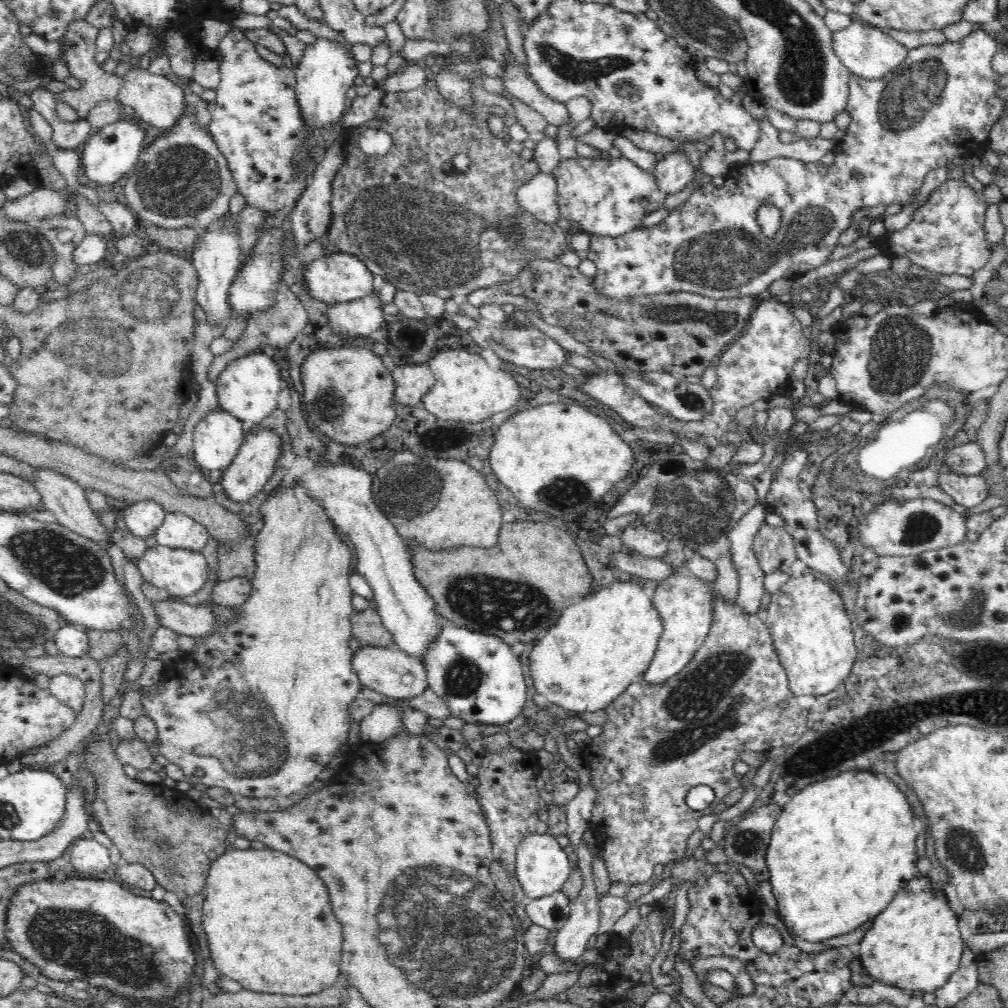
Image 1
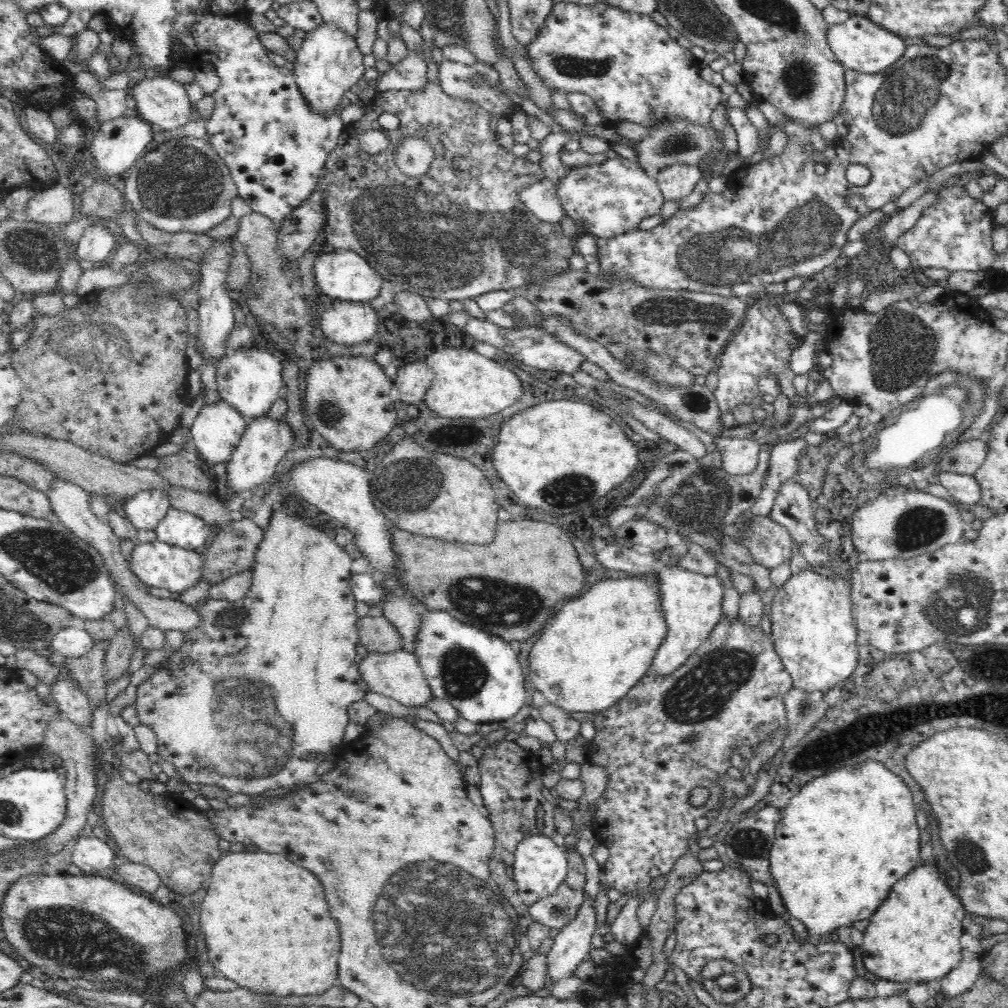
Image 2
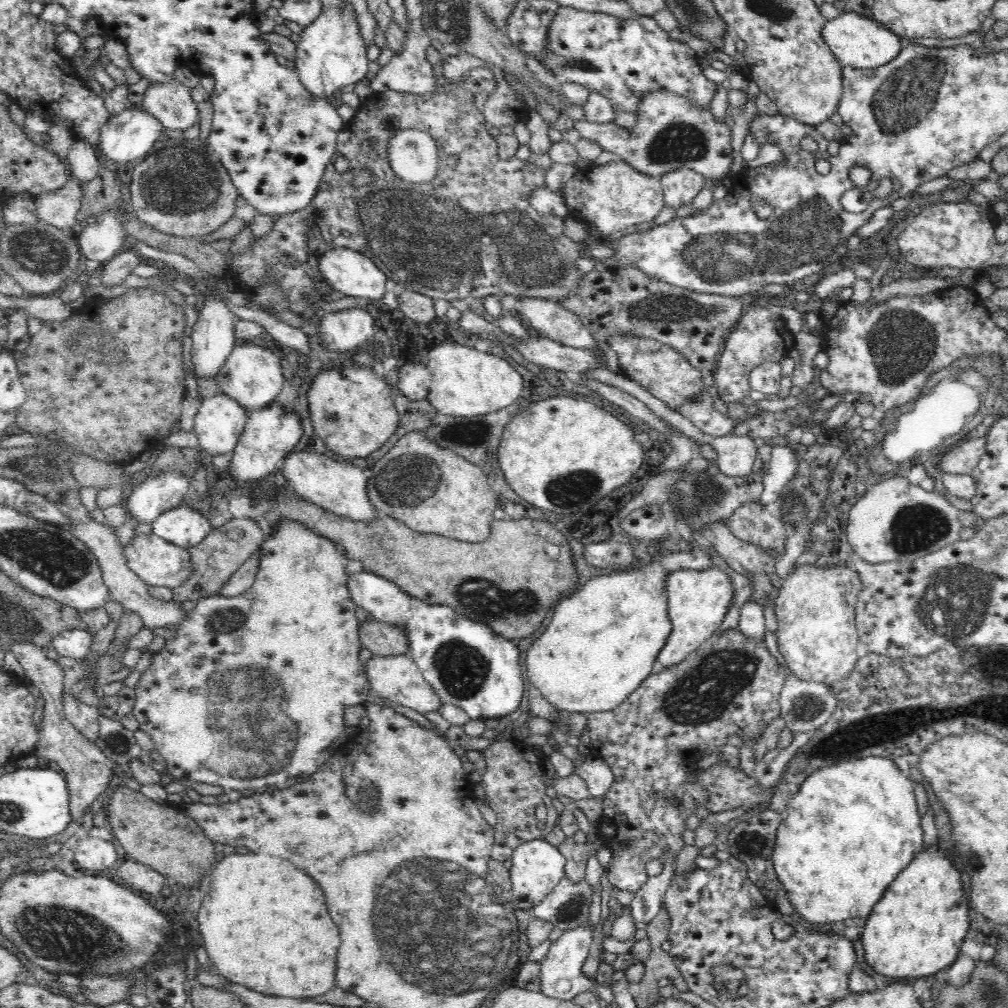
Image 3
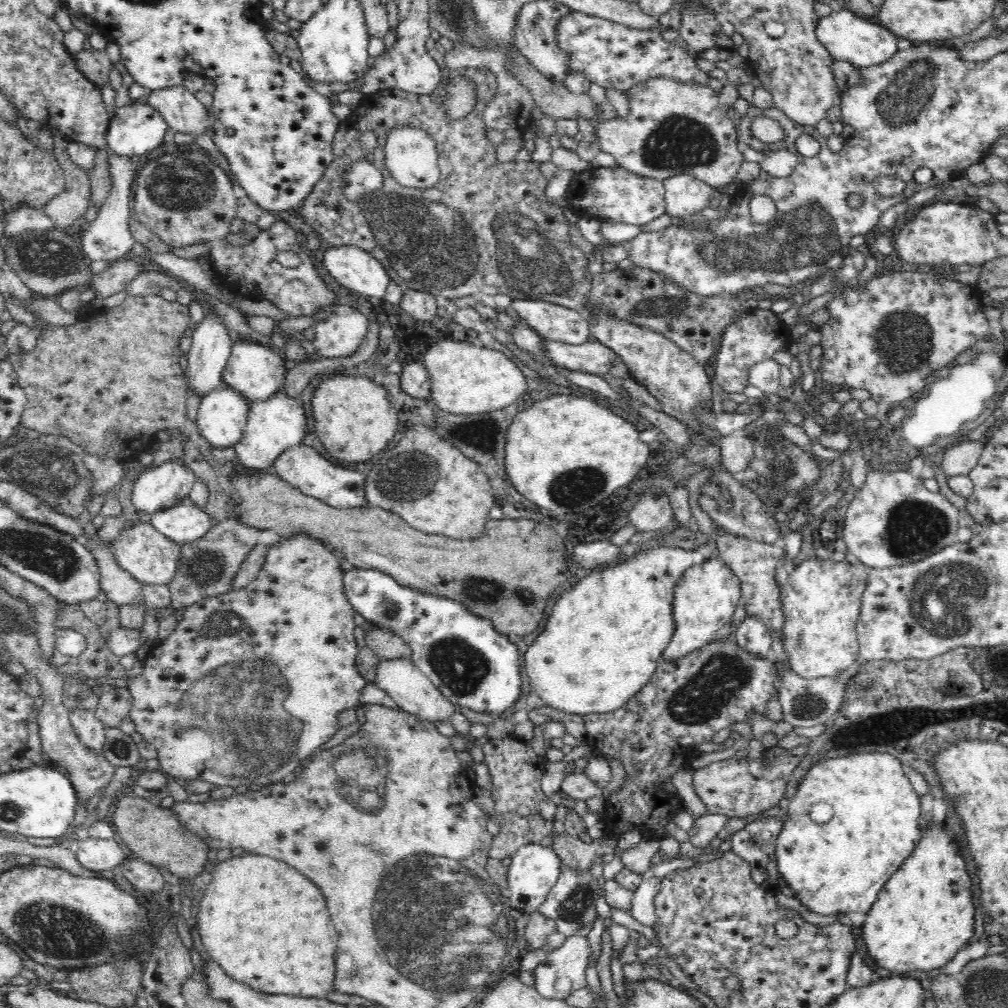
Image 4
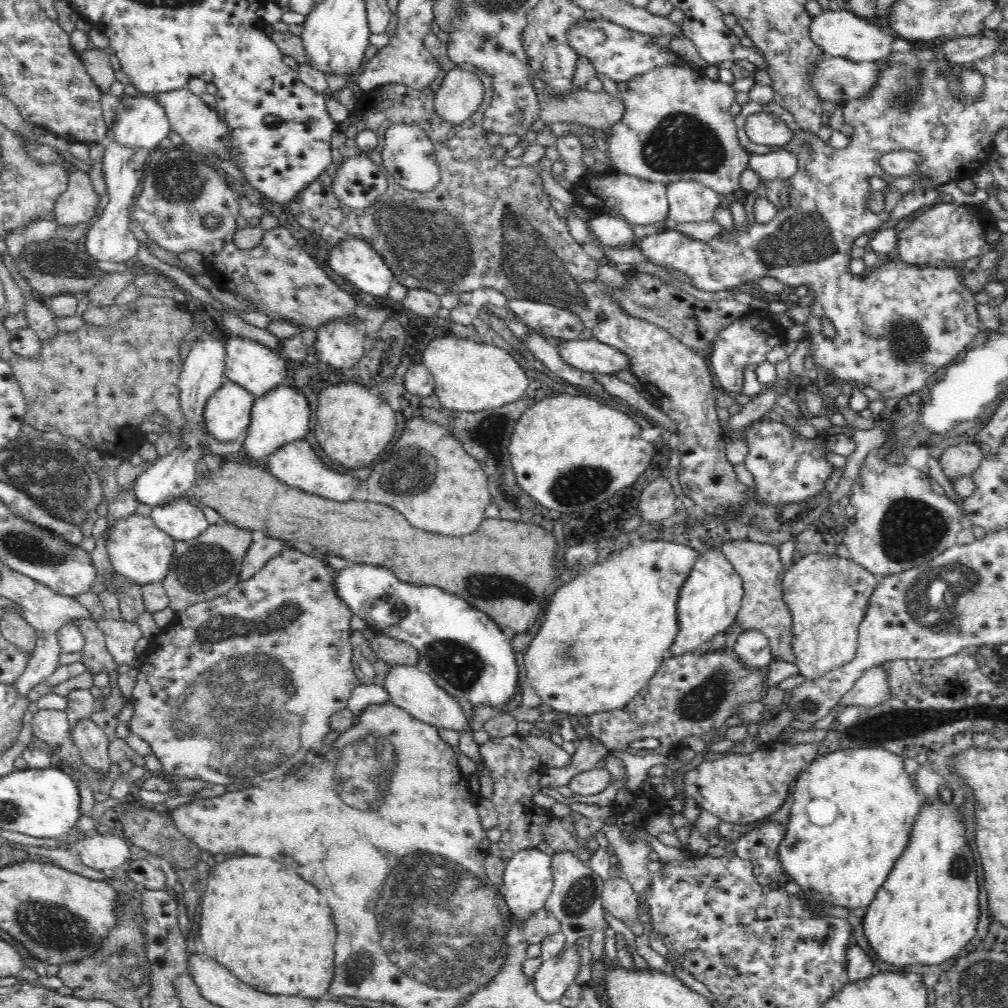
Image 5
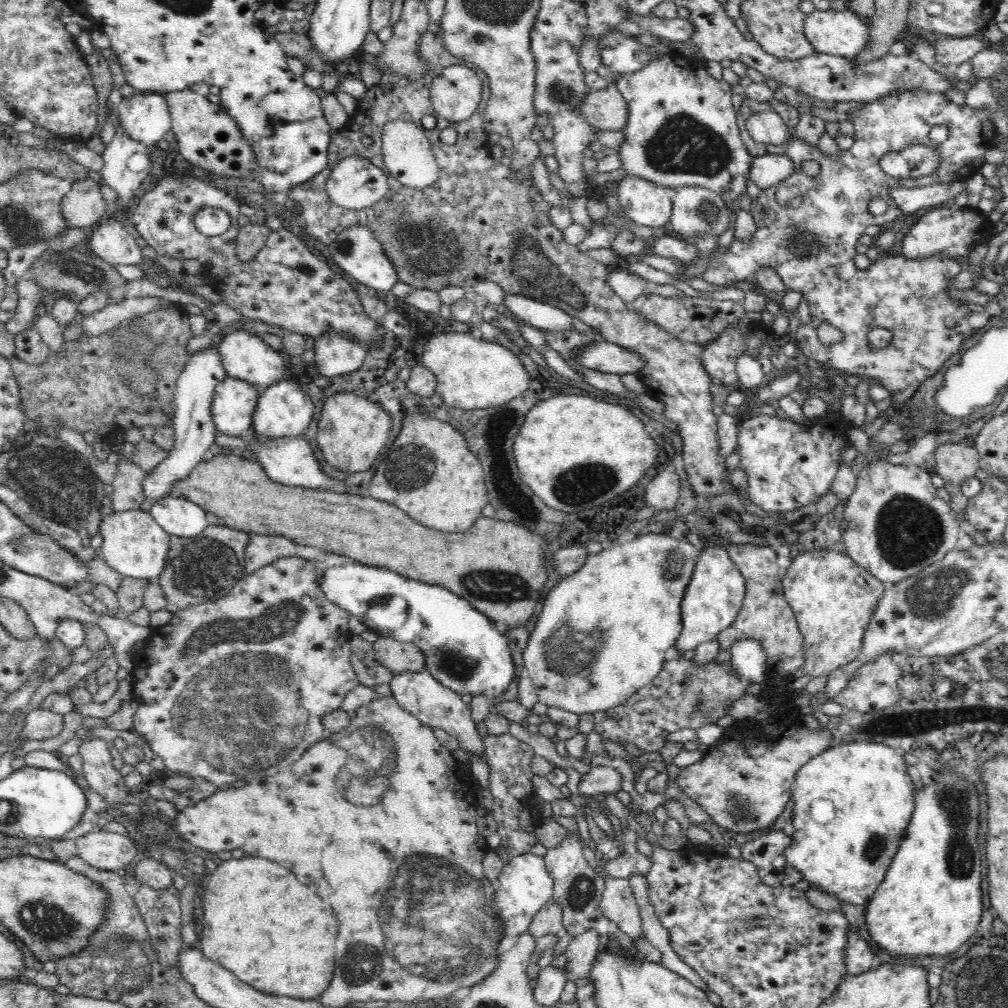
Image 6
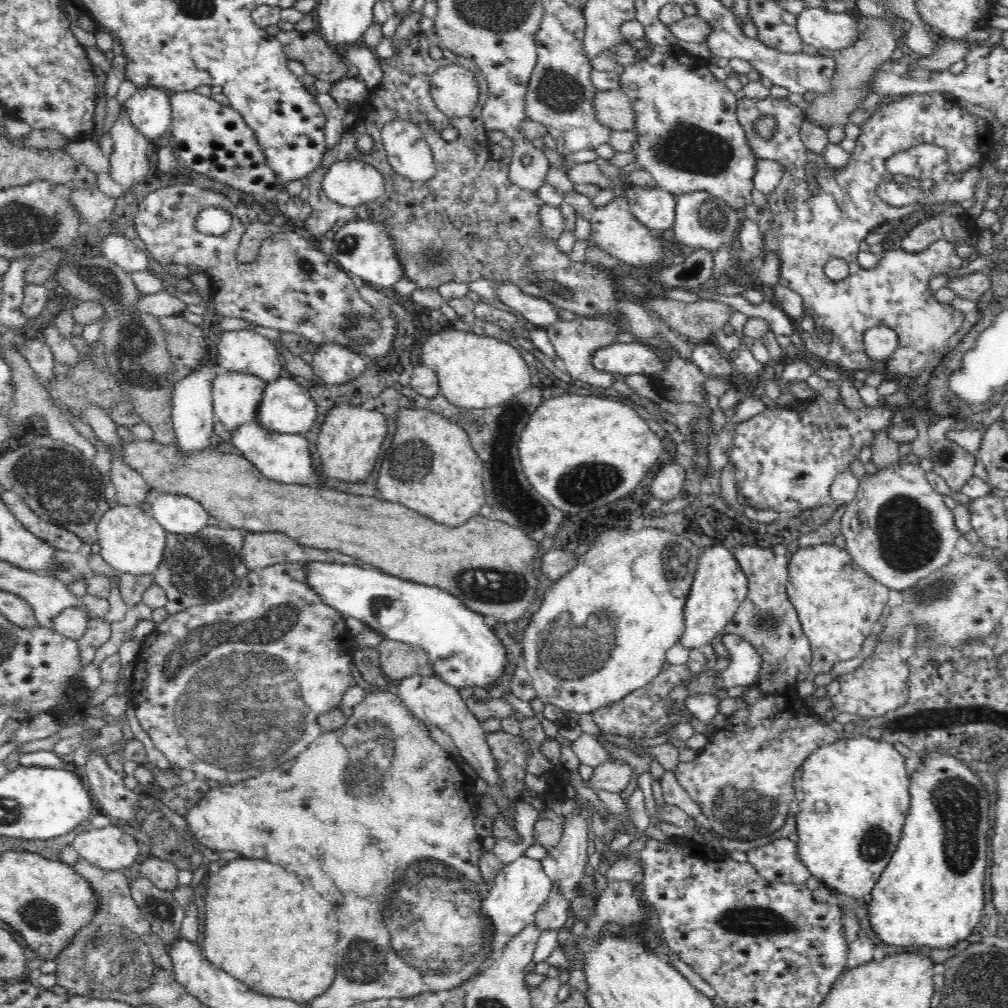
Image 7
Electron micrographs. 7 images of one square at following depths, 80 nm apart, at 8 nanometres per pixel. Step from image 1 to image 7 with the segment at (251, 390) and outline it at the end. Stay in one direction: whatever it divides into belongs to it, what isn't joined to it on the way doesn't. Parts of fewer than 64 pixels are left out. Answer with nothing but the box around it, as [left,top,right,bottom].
[217,329,285,382]

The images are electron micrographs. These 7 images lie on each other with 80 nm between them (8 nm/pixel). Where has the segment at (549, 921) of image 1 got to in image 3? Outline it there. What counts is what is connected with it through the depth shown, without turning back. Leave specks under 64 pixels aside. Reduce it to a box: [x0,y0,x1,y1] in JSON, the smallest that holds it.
[531,876,592,932]

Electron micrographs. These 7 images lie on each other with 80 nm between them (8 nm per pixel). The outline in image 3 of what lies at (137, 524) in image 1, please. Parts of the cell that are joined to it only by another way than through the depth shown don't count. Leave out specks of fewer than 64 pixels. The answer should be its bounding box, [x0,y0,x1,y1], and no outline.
[125,472,190,524]

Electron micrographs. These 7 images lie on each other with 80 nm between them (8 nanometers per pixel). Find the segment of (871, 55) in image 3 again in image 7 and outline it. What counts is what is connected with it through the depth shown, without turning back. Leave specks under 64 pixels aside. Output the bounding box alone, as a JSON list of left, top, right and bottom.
[797,7,859,53]

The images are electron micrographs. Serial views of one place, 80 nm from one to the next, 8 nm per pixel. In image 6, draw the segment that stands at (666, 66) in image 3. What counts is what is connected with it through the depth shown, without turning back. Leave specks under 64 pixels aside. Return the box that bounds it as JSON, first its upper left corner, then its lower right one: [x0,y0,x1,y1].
[599,30,655,75]

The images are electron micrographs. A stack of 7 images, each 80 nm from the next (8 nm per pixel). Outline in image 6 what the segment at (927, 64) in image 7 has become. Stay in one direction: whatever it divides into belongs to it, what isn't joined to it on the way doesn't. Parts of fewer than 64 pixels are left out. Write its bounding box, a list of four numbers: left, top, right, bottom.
[934,35,992,65]

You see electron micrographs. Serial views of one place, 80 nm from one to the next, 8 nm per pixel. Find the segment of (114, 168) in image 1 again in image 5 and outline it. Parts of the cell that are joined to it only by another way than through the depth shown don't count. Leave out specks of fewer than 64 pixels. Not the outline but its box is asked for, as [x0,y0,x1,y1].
[112,96,170,151]

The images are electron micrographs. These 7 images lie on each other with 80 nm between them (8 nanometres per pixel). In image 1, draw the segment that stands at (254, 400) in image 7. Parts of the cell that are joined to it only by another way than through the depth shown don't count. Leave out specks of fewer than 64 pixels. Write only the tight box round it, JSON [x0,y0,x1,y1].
[190,409,247,470]

